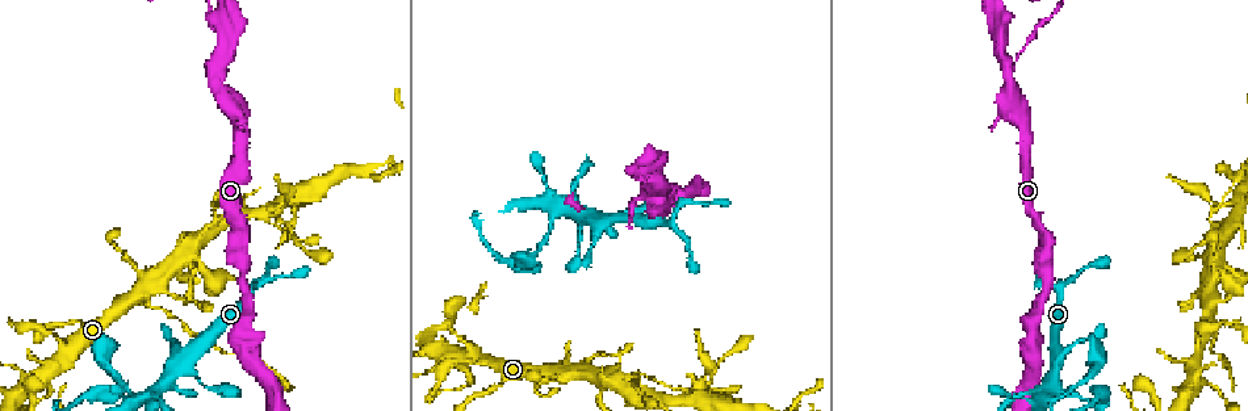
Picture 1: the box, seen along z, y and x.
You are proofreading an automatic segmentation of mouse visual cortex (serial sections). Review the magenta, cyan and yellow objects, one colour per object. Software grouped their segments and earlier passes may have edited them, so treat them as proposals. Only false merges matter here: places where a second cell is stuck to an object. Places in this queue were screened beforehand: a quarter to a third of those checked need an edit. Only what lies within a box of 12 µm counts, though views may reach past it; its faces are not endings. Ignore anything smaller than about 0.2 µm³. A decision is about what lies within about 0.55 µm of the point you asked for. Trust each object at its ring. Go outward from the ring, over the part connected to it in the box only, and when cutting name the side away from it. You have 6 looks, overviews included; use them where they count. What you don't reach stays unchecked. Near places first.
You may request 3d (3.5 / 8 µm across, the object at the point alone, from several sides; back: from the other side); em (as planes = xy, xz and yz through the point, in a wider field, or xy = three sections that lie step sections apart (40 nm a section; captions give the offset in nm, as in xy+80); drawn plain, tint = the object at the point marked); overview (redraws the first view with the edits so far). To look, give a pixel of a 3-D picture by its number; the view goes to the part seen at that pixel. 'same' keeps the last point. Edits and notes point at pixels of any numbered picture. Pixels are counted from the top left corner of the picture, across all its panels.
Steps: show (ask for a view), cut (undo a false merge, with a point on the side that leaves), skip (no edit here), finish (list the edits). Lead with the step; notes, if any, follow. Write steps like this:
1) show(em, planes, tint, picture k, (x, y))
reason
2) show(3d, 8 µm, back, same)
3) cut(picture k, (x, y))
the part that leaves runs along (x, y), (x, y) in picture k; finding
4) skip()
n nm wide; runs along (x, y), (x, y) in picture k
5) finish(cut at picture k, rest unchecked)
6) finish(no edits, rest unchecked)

show(3d, 3.5 µm, picture 1, (1055, 383))

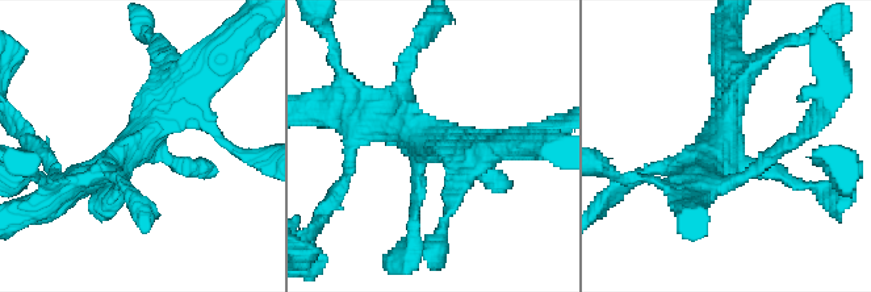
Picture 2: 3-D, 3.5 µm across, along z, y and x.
show(em, xy, step 1, tint, picture 2, (724, 149))
shape alone is not enough

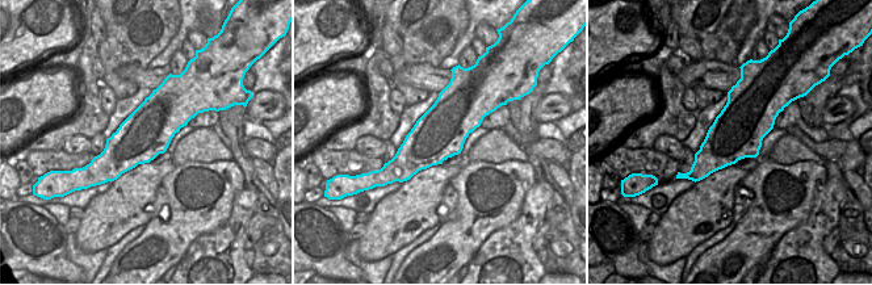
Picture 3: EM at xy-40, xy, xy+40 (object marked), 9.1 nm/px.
skip()
runs along (188, 80), (128, 153), (63, 186) in picture 2; one cell here

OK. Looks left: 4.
show(3d, 3.5 µm, picture 1, (459, 355))
sudden change in width

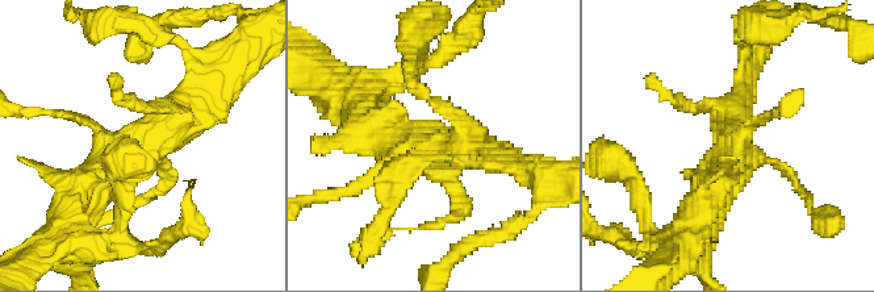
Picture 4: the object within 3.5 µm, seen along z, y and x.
show(em, xy, step 2, tint, picture 4, (437, 147))

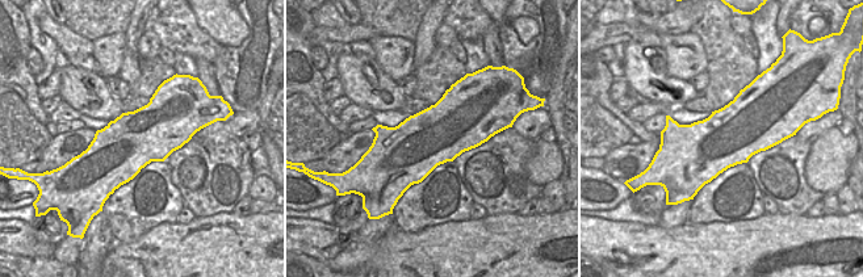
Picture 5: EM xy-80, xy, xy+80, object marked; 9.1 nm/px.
skip()
runs along (208, 87), (74, 200) in picture 4; continuous, no second cell

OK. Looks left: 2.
show(3d, 3.5 µm, picture 1, (1011, 78))
branch point

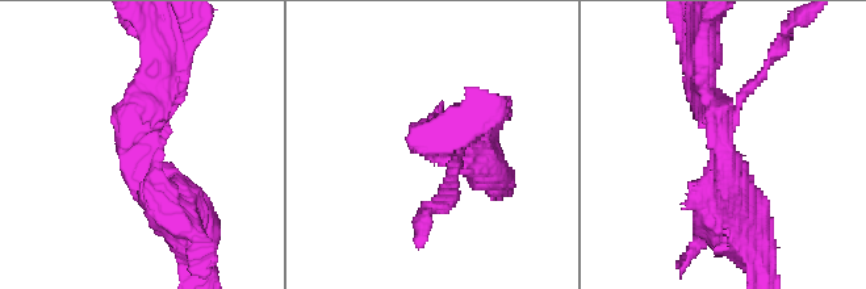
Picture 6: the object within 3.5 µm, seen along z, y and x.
show(em, planes, tint, picture 6, (722, 150))
3 arms; arms of 100, 250, 450 nm; shape alone is not enough

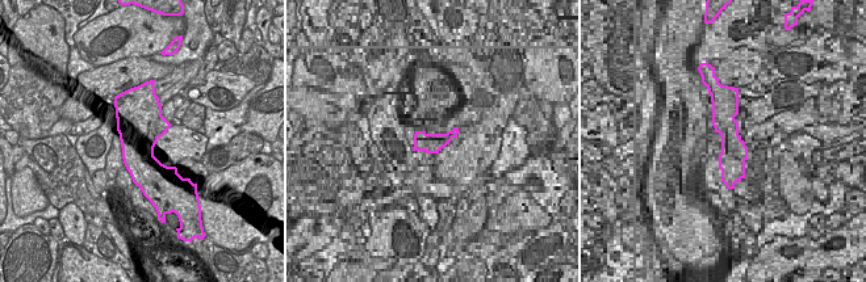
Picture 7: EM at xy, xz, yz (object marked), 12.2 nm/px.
cut(picture 6, (753, 83))
the part that leaves runs along (735, 122), (739, 105), (772, 62), (782, 37) in picture 6; two cells meet here

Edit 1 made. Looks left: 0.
finish(cut at picture 6, rest unchecked)

